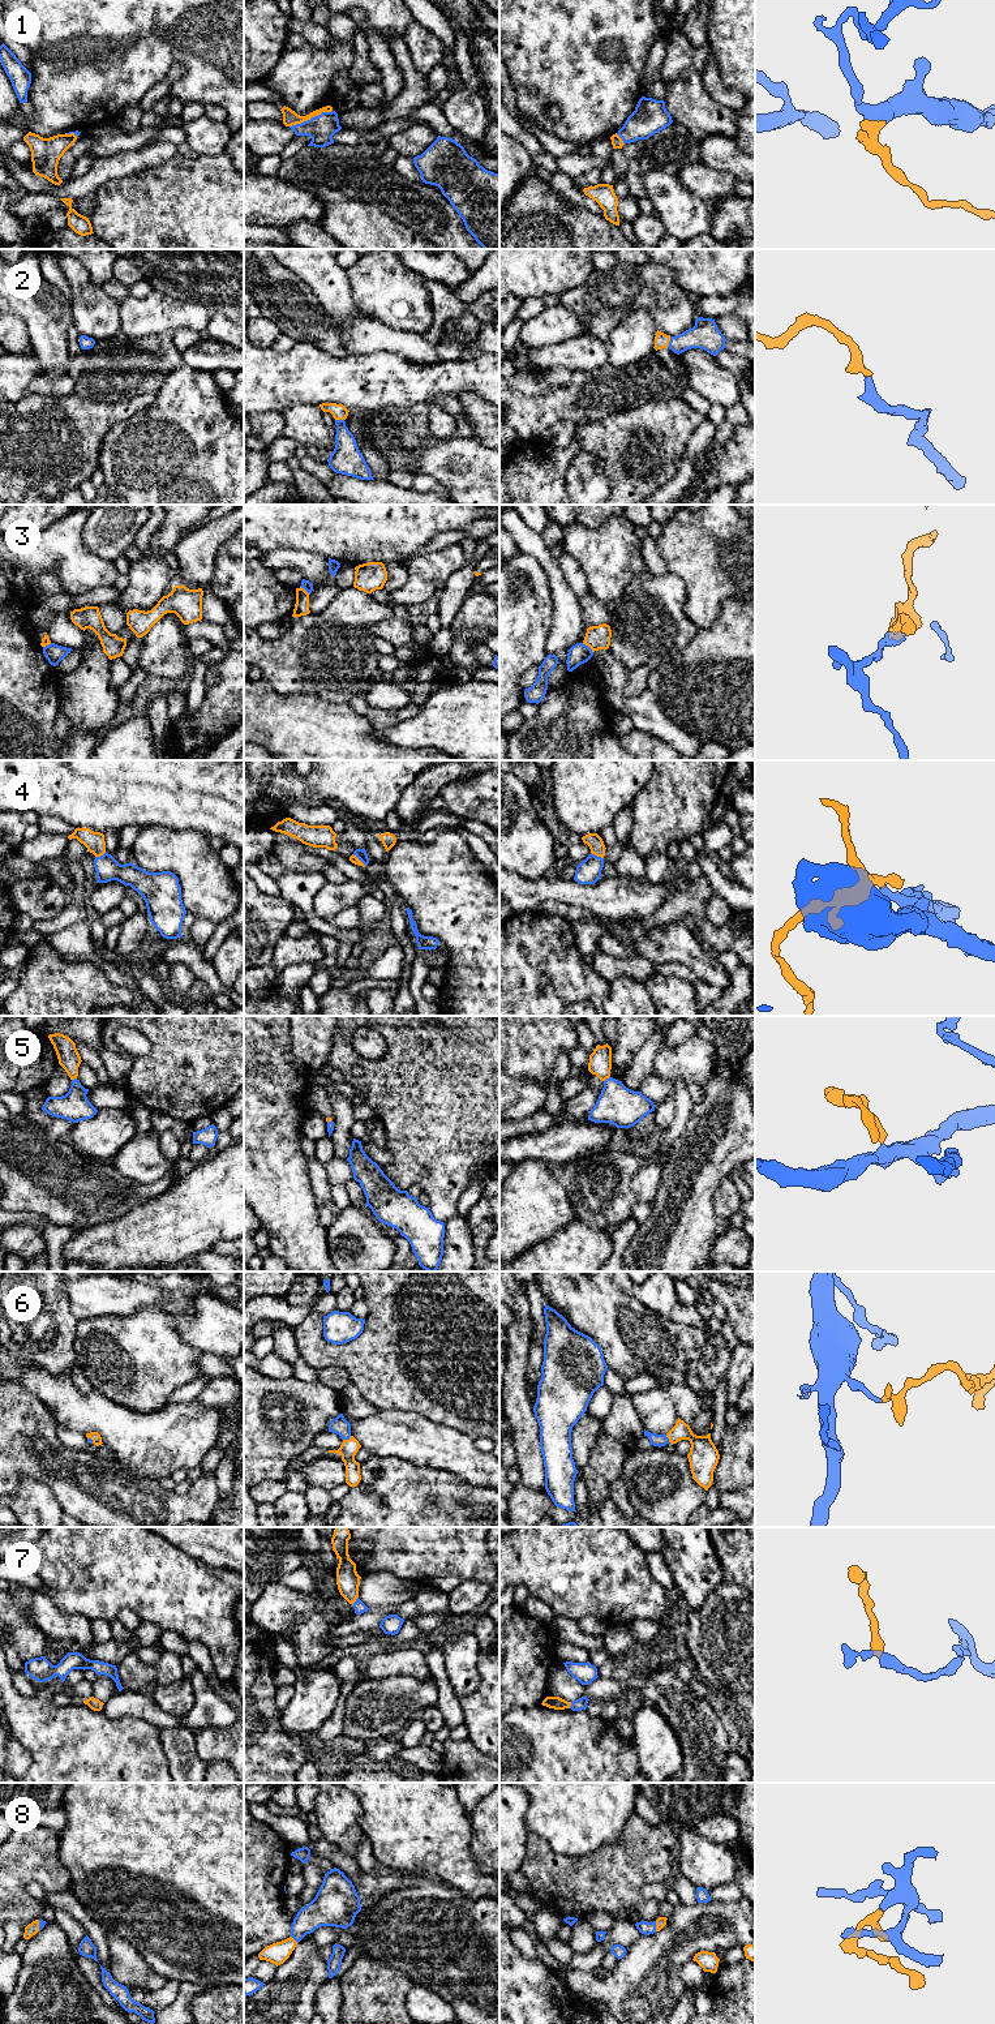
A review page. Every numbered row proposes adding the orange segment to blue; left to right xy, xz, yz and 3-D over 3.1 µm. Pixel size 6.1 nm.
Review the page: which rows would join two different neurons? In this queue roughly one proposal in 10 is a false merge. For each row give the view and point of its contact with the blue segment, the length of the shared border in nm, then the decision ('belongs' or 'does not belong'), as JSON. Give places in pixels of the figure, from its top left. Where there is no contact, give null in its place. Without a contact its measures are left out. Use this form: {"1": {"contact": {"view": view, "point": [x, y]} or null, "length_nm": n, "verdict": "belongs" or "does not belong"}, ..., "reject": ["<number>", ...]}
{"1": {"contact": {"view": "xz", "point": [312, 118]}, "length_nm": 280, "verdict": "belongs"}, "2": {"contact": {"view": "yz", "point": [669, 342]}, "length_nm": 80, "verdict": "belongs"}, "3": {"contact": {"view": "yz", "point": [588, 647]}, "length_nm": 90, "verdict": "does not belong"}, "4": {"contact": {"view": "yz", "point": [596, 856]}, "length_nm": 90, "verdict": "belongs"}, "5": {"contact": {"view": "yz", "point": [607, 1079]}, "length_nm": 50, "verdict": "belongs"}, "6": {"contact": {"view": "xz", "point": [347, 1439]}, "length_nm": 60, "verdict": "belongs"}, "7": {"contact": {"view": "xz", "point": [356, 1600]}, "length_nm": 70, "verdict": "belongs"}, "8": {"contact": {"view": "yz", "point": [655, 1926]}, "length_nm": 60, "verdict": "belongs"}, "reject": ["3"]}

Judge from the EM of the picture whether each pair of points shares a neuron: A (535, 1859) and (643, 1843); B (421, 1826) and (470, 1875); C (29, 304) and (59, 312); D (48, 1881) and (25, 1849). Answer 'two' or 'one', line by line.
A: one
B: one
C: one
D: one

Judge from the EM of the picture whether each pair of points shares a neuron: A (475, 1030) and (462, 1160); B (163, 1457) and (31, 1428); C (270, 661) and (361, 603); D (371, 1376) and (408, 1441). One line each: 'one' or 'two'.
A: one
B: two
C: one
D: two

